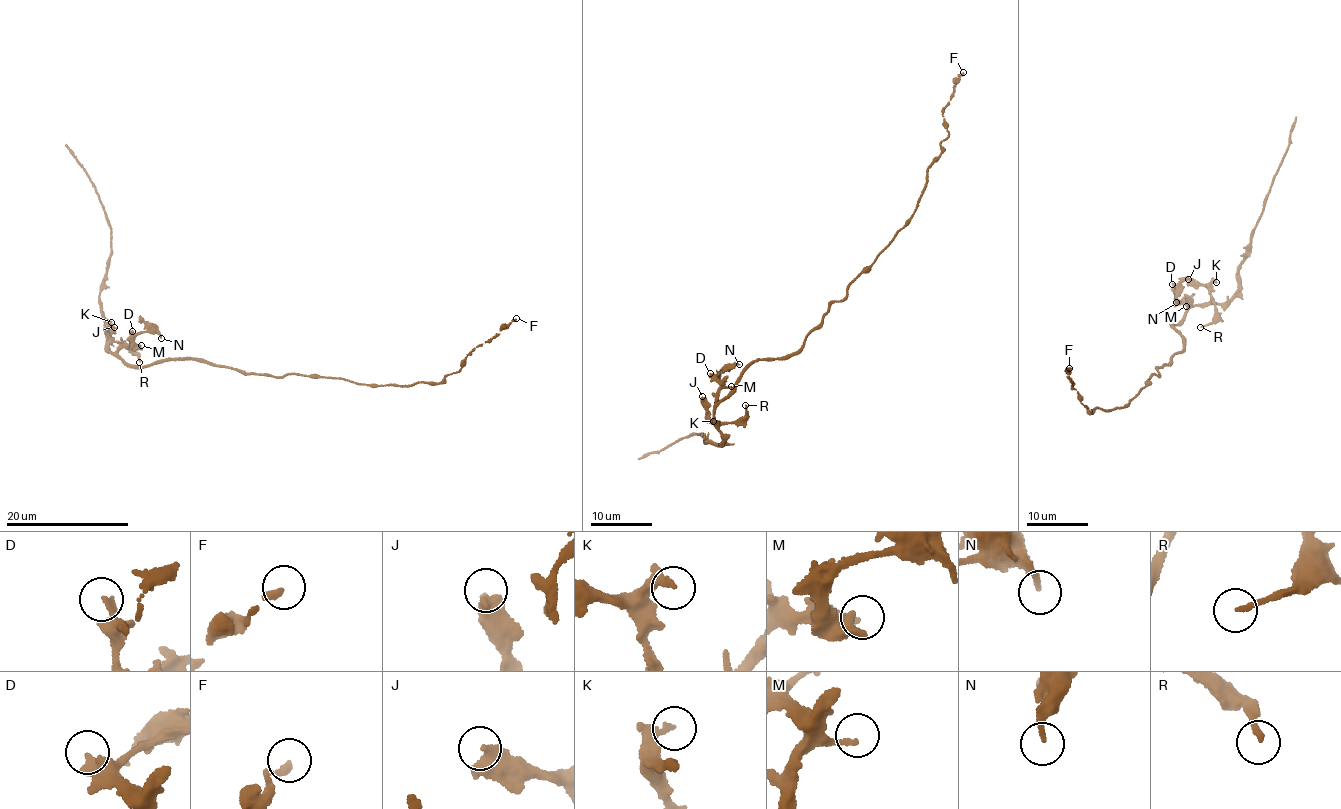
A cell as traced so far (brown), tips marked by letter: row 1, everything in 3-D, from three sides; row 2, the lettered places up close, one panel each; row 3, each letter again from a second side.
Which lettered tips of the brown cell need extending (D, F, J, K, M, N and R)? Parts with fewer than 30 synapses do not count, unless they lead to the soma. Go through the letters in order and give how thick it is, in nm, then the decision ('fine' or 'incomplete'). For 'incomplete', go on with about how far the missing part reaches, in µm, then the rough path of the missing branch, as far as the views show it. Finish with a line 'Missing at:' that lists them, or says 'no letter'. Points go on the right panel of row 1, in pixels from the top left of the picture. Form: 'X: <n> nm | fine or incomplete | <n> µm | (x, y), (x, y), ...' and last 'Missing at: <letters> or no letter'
D: 280 nm | fine
F: 240 nm | fine
J: 320 nm | fine
K: 200 nm | fine
M: 180 nm | fine
N: 190 nm | fine
R: 170 nm | fine
Missing at: no letter

